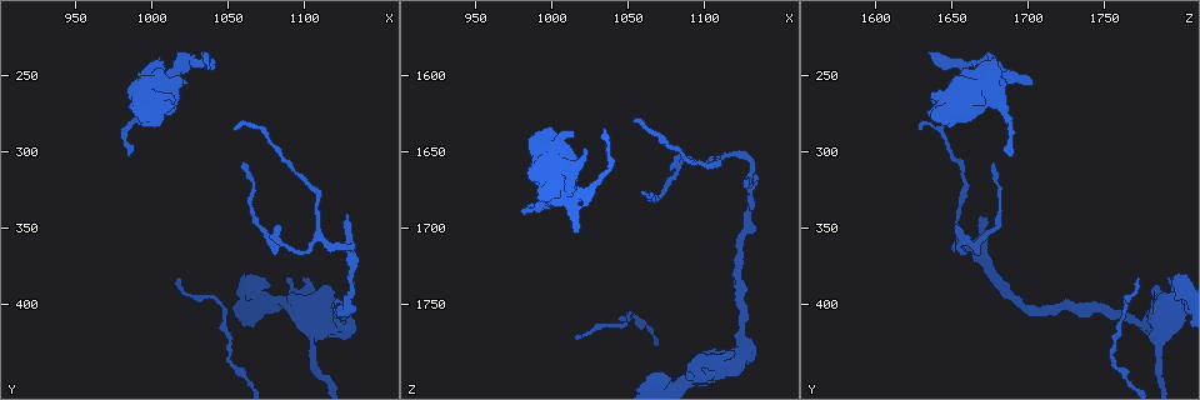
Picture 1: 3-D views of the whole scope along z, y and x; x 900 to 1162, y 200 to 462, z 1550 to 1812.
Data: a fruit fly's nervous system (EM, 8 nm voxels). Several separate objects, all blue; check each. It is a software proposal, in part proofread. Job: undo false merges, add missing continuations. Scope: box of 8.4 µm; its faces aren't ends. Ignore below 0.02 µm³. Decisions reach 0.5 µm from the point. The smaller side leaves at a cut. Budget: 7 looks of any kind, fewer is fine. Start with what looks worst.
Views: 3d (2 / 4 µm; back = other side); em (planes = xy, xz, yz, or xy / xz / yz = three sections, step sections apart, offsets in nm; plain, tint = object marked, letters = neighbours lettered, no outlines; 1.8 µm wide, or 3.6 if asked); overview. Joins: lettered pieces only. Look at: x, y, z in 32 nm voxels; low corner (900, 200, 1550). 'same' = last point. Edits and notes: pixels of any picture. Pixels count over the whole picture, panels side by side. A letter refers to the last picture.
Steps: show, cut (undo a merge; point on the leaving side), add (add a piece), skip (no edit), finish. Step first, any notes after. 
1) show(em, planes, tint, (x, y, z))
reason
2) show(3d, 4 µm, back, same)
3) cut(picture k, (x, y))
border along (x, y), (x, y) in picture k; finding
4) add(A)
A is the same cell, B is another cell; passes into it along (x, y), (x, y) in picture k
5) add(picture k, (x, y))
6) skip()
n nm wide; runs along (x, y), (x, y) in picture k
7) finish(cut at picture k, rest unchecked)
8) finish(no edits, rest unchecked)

show(3d, 2 µm, (1024, 254, 1648))
an open end

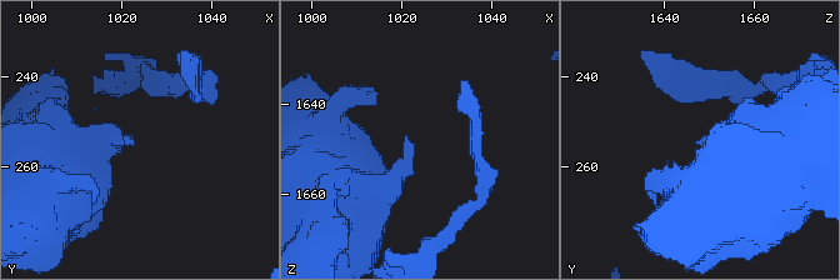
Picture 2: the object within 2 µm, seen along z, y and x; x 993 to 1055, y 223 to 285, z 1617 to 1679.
show(em, planes, letters, (1022, 255, 1649))
shape alone is not enough

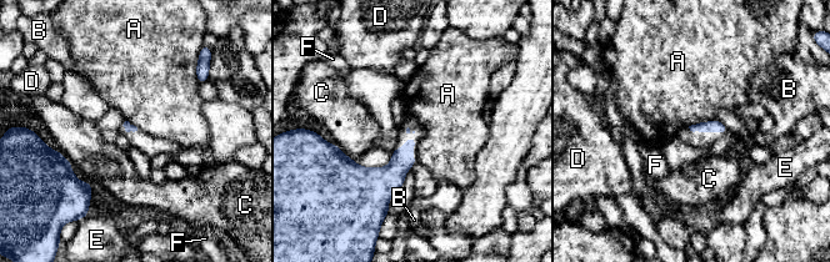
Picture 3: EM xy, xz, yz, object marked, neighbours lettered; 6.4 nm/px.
skip()
A, B, C, D, E and F are other cells; border along (716, 119), (699, 121), (688, 126) in picture 3; no lettered piece goes on from it

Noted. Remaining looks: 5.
show(em, 3.6 µm, planes, letters, (1126, 342, 1668))

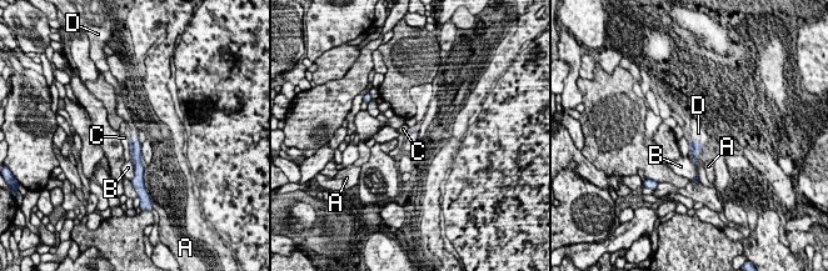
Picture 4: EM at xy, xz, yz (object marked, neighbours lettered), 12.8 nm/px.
add(D)
C touches over 260 nm; D is the same cell, A, B and C are other cells; passes into it along (135, 152), (135, 141), (133, 131) in picture 4; it goes on there

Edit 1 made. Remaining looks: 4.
show(3d, 2 µm, (1016, 256, 1702))
an open end

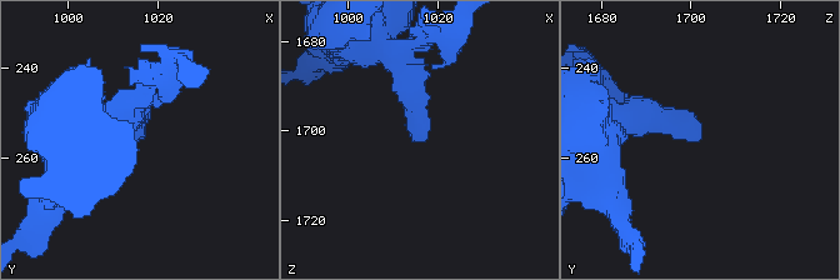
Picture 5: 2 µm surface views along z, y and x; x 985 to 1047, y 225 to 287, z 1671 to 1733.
show(em, planes, letters, (1016, 254, 1702))

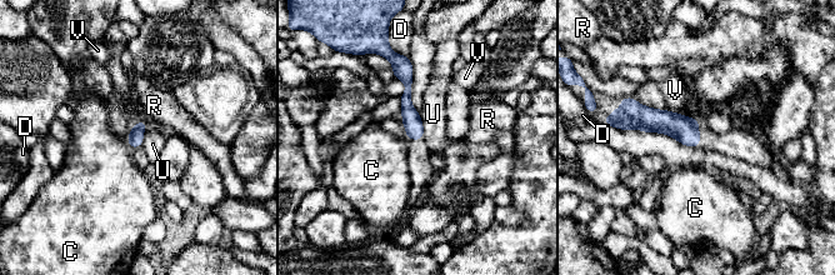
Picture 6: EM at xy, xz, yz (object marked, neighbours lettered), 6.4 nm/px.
skip()
C, D, R, U and V are other cells; runs along (624, 124), (664, 121), (696, 140) in picture 6; none of them fits

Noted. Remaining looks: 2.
finish(add at picture 4, rest unchecked)

